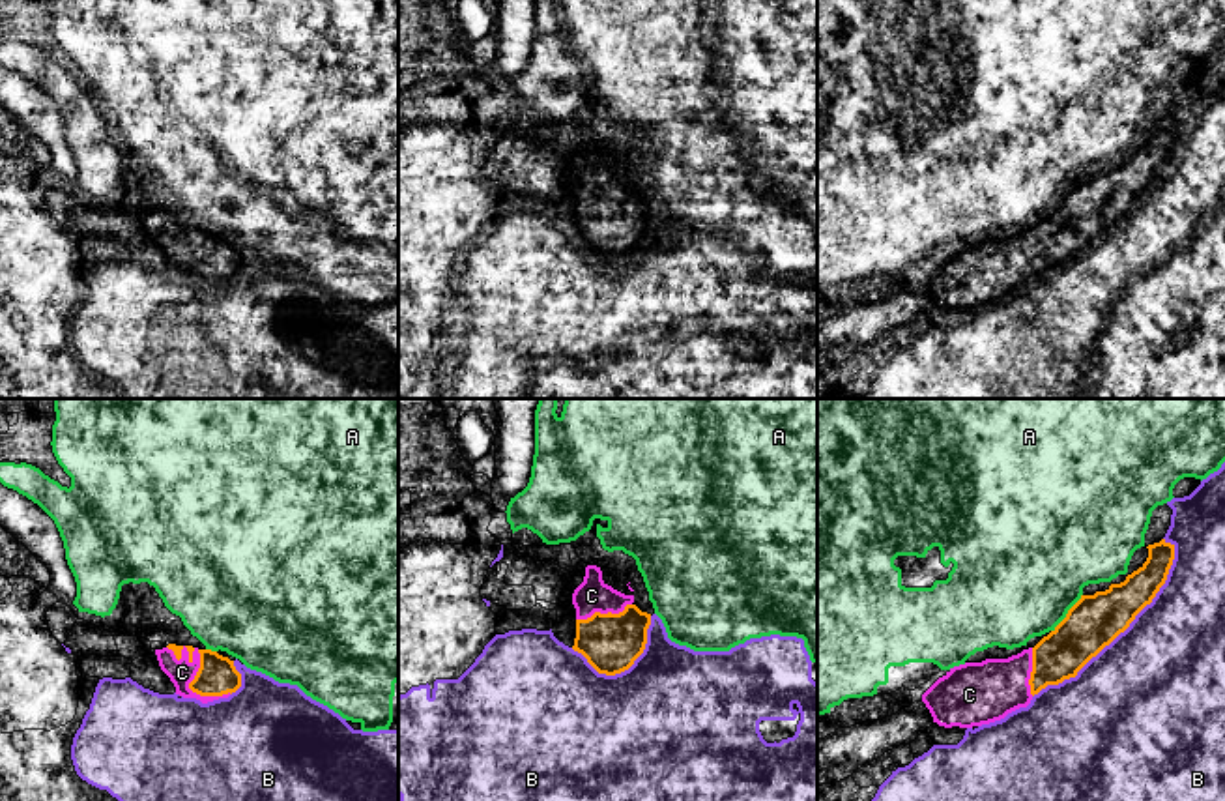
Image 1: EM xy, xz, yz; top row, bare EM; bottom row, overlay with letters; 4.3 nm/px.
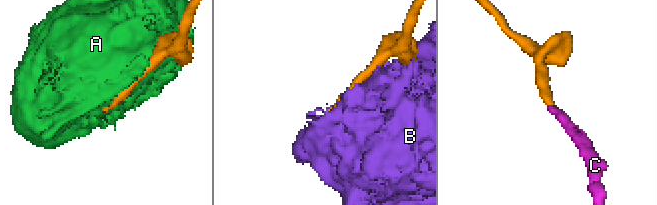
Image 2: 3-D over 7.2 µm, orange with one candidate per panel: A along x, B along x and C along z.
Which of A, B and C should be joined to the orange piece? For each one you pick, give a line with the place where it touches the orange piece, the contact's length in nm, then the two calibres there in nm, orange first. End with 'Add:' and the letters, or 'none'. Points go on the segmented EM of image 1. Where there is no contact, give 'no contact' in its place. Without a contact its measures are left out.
C: meets orange in xy at (197, 672); contact 340 nm long; 170 nm thick on the orange side, 110 nm on the other
Add: C

